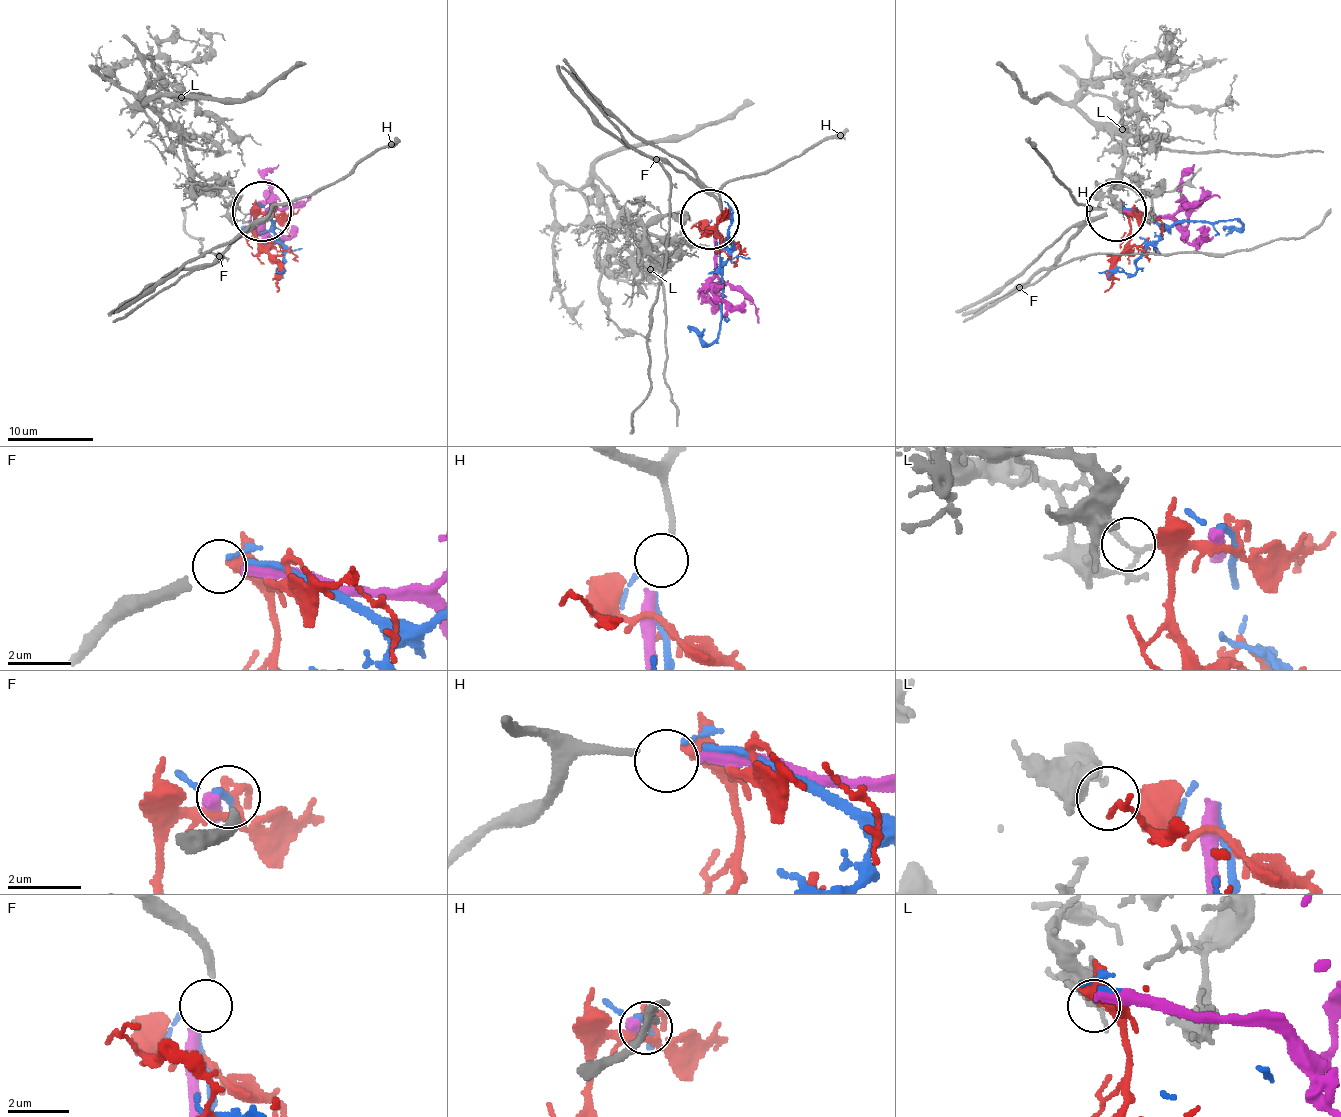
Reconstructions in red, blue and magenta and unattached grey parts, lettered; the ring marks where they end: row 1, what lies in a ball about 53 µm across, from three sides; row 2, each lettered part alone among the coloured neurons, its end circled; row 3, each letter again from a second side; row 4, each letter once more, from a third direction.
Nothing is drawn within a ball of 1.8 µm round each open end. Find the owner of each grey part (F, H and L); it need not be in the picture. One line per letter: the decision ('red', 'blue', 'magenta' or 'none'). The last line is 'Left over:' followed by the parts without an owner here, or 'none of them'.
F: magenta
H: blue
L: red
Left over: none of them

